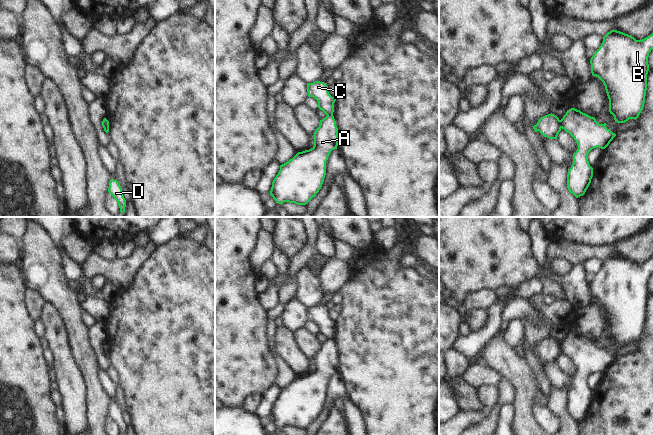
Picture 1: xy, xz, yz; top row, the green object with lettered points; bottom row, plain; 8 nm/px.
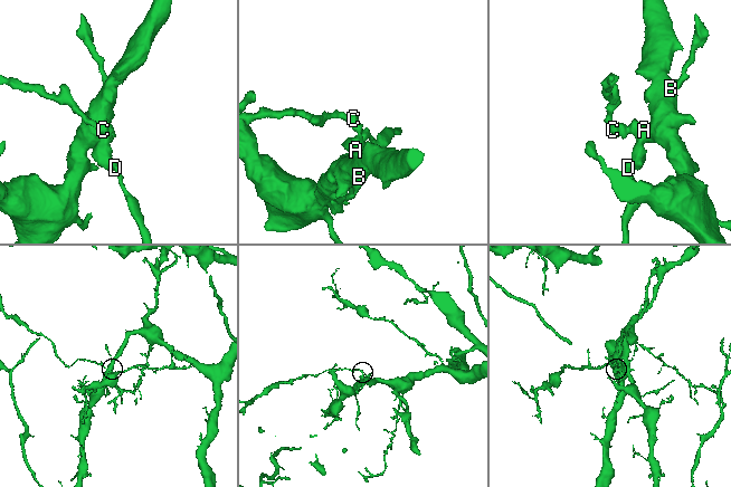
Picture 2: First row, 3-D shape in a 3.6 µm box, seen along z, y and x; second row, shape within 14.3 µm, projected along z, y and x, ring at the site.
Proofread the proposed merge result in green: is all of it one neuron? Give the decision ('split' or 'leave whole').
split

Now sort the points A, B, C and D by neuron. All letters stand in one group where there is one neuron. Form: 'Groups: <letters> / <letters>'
Groups: A B D / C

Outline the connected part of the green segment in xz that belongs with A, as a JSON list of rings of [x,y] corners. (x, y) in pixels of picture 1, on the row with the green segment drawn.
[[[327,115],[320,120],[313,134],[314,146],[311,149],[298,152],[280,165],[270,190],[276,203],[306,205],[321,189],[326,175],[326,162],[339,142],[334,116]]]

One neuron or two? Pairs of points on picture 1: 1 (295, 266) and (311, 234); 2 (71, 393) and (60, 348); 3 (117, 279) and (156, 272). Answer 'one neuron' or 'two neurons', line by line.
1: one neuron
2: one neuron
3: two neurons

